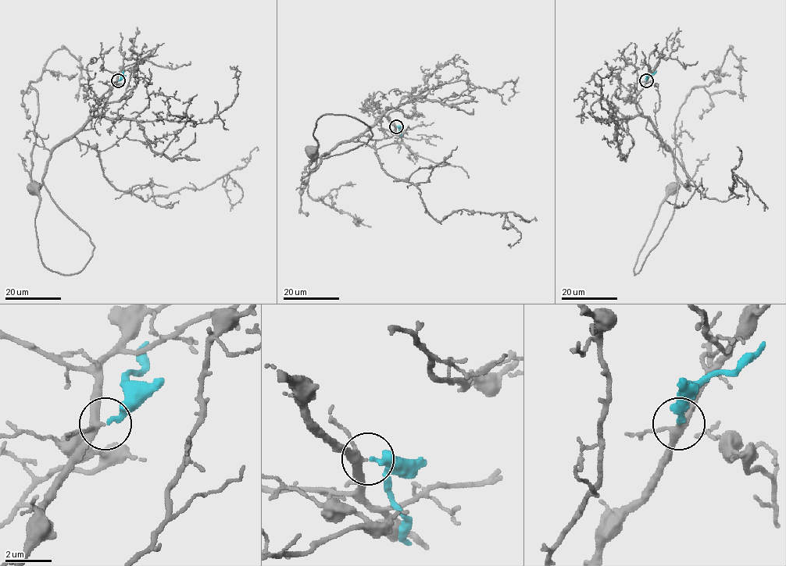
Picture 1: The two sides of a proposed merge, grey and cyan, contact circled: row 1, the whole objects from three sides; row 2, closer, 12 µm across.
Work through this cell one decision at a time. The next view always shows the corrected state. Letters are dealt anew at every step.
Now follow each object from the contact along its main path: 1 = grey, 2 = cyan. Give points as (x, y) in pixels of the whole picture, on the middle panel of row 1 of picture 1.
1: (397, 126), (383, 116), (322, 158), (372, 136), (355, 118), (324, 114), (312, 151)
2: (397, 126), (401, 137)

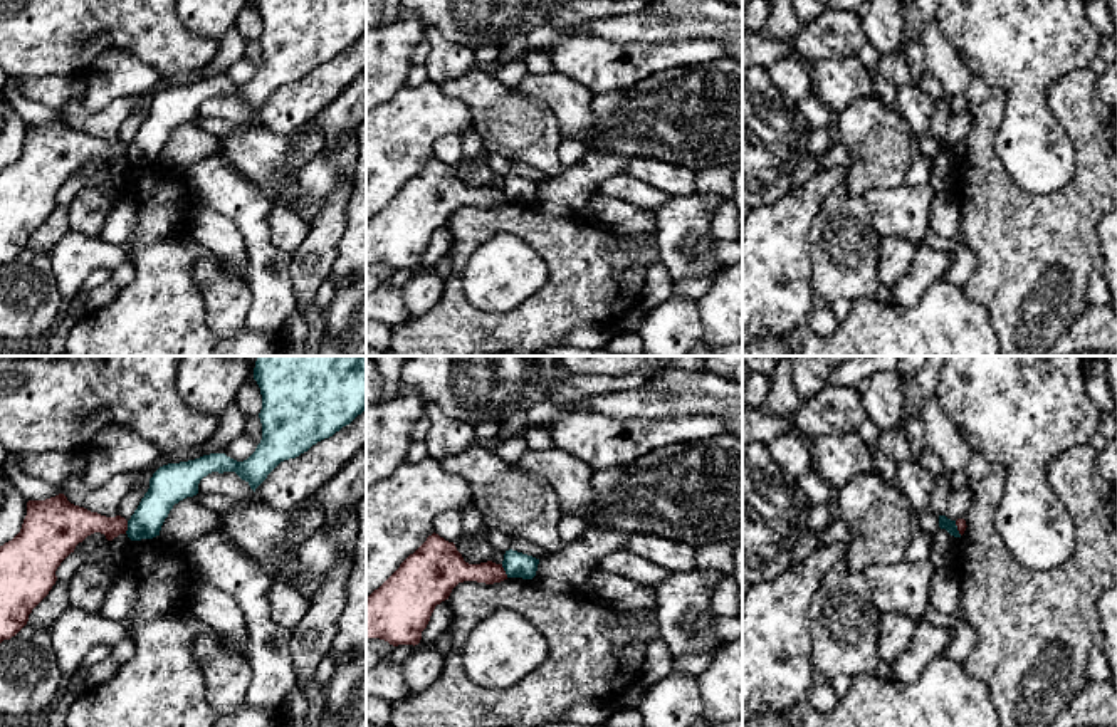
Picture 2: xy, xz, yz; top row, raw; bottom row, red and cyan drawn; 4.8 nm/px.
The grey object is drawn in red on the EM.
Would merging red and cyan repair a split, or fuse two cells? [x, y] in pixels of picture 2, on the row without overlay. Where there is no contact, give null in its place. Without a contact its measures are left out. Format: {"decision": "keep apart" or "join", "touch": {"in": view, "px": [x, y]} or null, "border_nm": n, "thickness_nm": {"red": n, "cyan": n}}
{"decision": "keep apart", "touch": {"in": "xy", "px": [126, 151]}, "border_nm": 70, "thickness_nm": {"red": 170, "cyan": 150}}

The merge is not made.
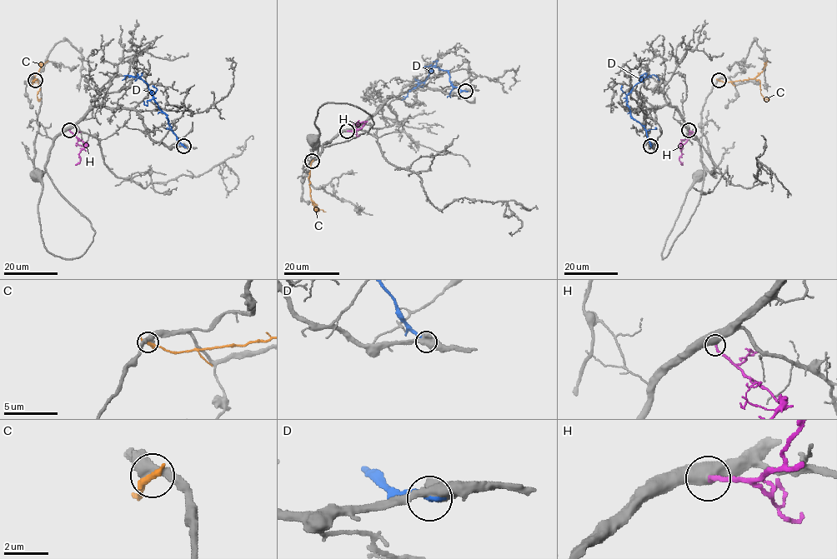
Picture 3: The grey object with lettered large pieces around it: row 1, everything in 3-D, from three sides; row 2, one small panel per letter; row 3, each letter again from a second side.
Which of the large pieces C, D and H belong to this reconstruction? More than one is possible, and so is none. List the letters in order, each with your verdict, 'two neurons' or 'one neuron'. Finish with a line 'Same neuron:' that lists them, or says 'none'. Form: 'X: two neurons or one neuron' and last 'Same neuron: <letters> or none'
C: two neurons
D: two neurons
H: two neurons
Same neuron: none

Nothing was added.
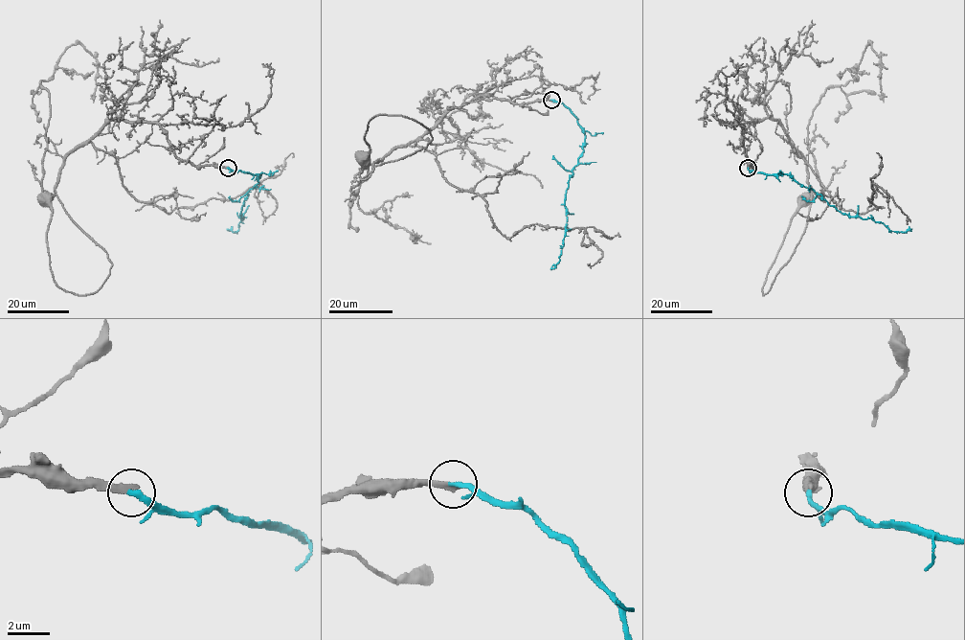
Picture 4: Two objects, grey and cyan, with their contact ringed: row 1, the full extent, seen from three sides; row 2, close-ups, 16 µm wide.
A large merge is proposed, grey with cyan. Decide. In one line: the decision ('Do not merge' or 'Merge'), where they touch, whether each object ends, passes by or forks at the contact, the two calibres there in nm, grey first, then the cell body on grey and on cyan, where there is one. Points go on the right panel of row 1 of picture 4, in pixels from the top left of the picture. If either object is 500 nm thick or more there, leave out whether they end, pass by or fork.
Merge. Place: (748, 168). At the ring grey ends. At the ring cyan ends. Thickness 320 nm (grey) against 240 nm. Soma of grey: (804, 199). Soma of cyan: none

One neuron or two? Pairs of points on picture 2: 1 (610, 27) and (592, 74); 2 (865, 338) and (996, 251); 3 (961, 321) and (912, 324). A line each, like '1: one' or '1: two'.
1: two
2: two
3: one

